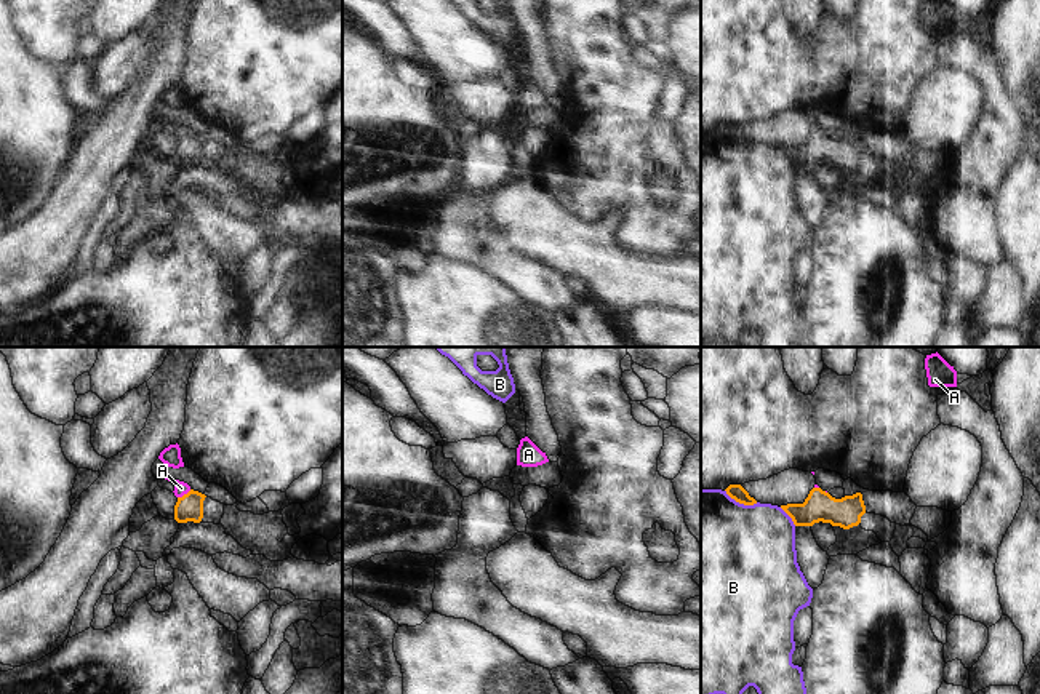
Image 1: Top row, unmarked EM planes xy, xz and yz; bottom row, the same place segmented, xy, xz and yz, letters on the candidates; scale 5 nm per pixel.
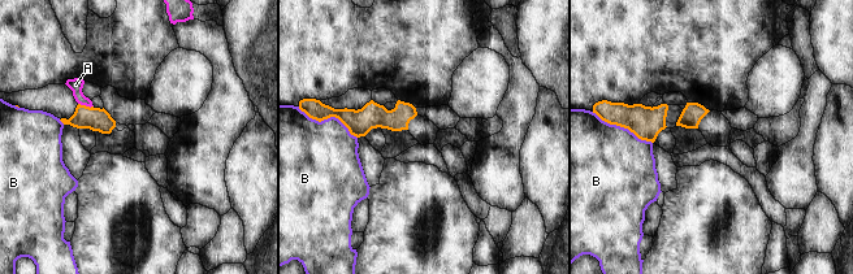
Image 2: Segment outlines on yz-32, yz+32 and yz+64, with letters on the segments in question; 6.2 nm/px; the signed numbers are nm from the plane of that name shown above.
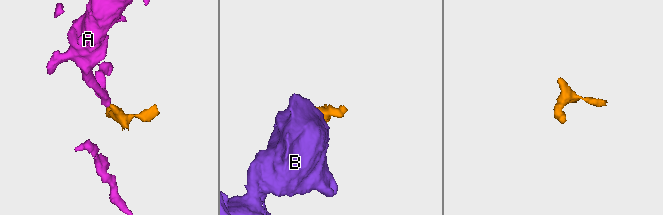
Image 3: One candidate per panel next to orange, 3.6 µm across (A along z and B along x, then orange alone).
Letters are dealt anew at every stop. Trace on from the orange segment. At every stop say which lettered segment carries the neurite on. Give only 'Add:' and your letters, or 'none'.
Add: A

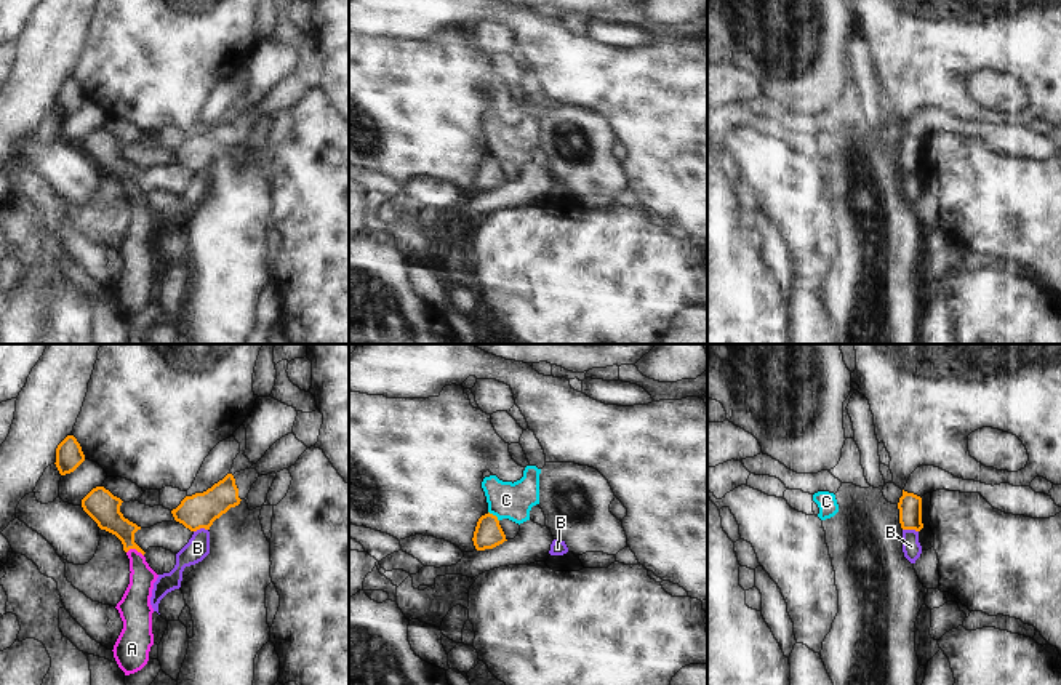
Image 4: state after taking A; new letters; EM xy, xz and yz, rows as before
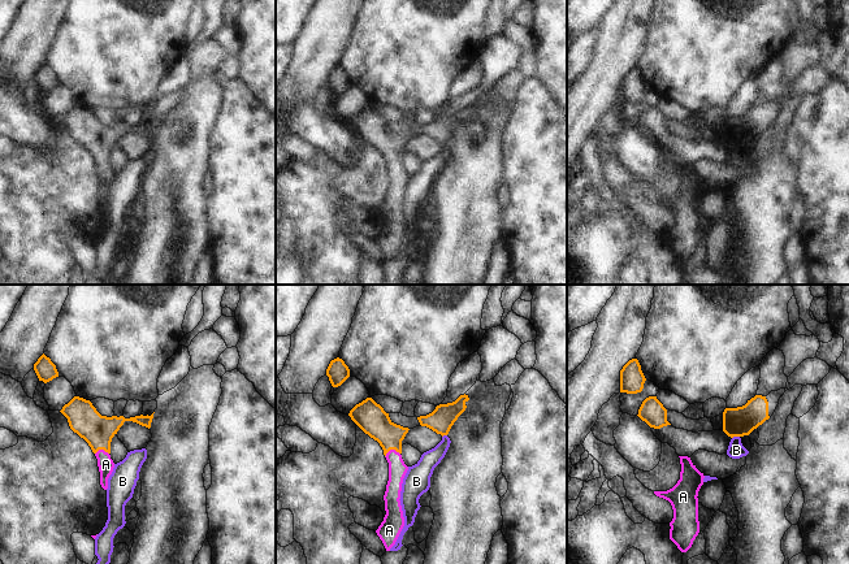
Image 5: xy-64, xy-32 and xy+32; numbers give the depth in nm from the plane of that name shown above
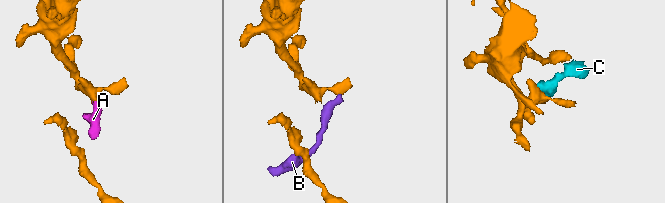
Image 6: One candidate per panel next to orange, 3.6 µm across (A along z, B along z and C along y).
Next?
Add: A

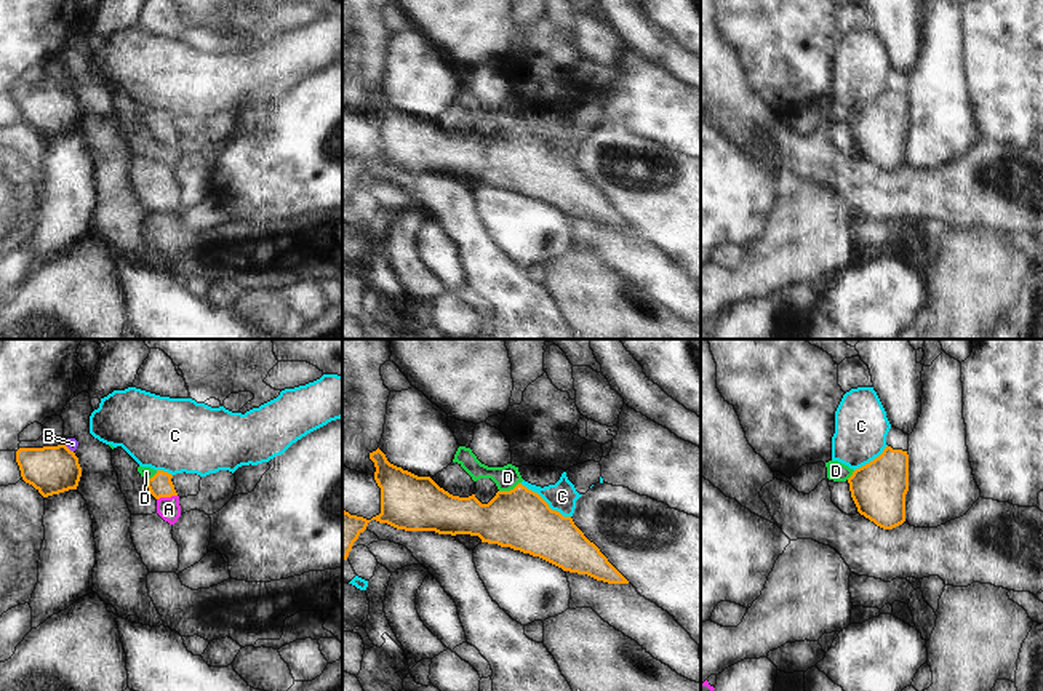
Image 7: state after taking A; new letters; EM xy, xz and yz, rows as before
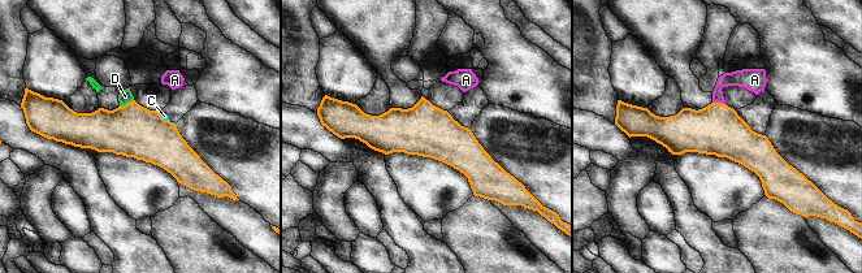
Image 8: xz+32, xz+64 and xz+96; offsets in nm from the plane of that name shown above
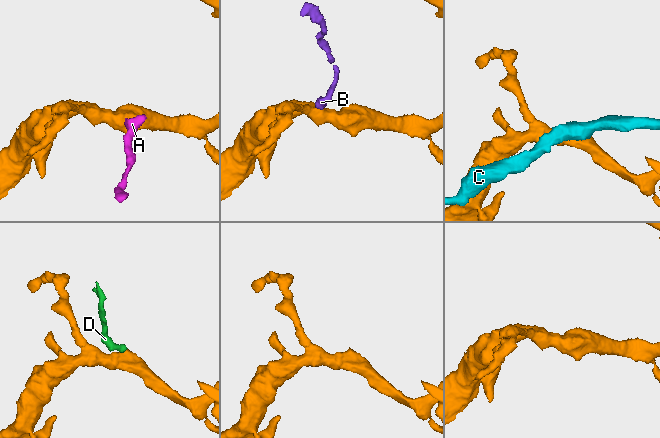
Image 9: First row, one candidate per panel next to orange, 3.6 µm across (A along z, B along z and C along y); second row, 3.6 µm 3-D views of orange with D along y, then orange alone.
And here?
Add: A, D

